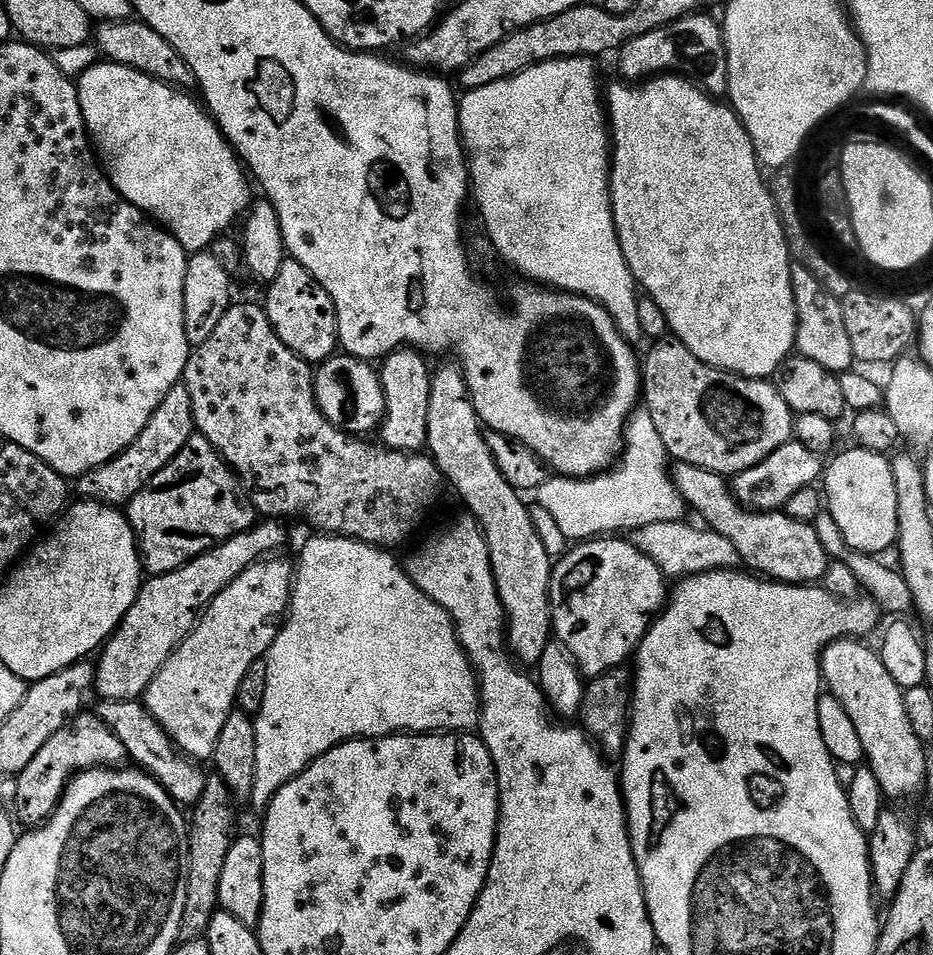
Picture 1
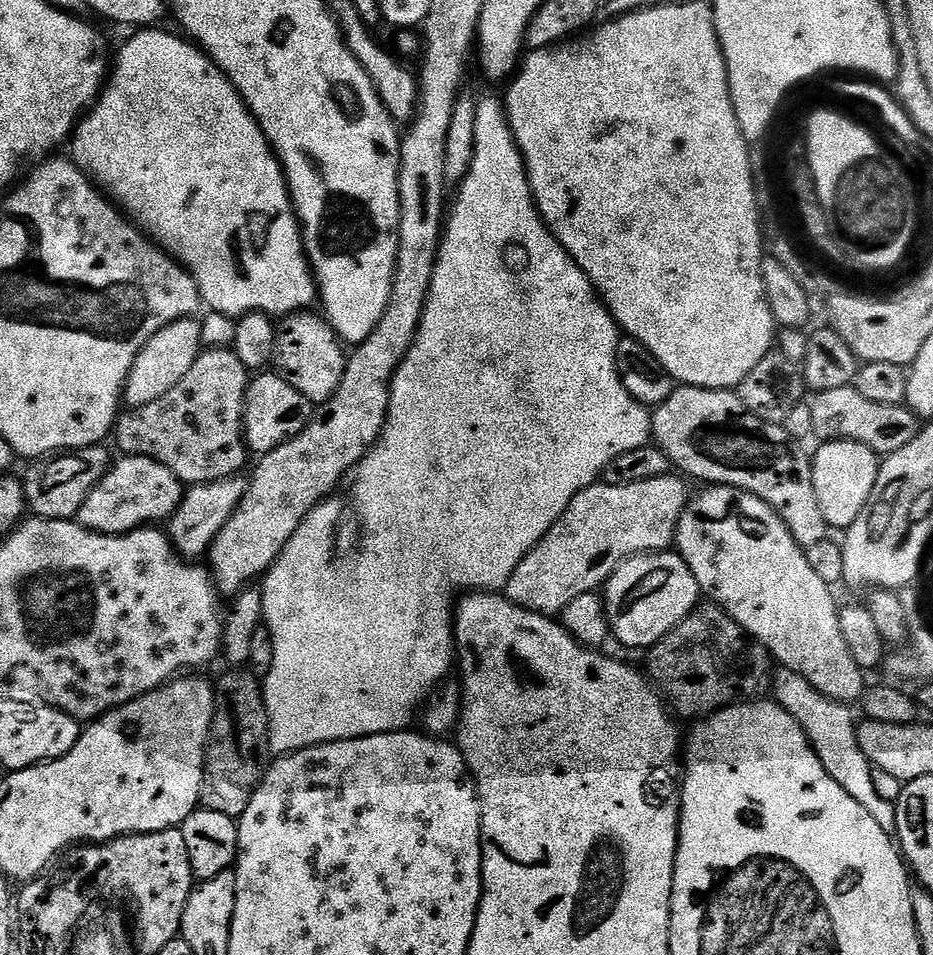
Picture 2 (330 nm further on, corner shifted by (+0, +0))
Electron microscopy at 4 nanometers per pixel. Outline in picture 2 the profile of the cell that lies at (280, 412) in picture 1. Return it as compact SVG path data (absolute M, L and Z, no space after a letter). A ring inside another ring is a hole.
M209 347L190 366L174 390L150 406L133 408L117 419L114 441L121 453L154 458L185 486L209 484L241 475L250 449L244 442L244 399L250 370L231 347Z

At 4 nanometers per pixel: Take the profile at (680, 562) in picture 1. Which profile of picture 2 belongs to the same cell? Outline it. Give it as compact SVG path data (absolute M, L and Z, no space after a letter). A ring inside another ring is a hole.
M777 667L774 672L774 700L800 723L818 762L826 766L826 774L830 774L830 778L834 778L834 782L838 782L858 806L864 807L882 830L895 833L896 805L882 798L874 787L872 764L866 754L862 754L862 746L858 746L858 720L852 717L853 709L810 686L802 674L794 674L794 670L782 667Z

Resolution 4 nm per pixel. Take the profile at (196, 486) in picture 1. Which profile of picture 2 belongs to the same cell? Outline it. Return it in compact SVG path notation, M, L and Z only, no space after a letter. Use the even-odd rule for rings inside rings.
M127 454L119 458L121 460L109 467L98 486L90 490L86 502L82 502L78 523L92 532L121 536L171 520L186 491L180 479L169 468L162 466L162 462L154 462L154 458Z

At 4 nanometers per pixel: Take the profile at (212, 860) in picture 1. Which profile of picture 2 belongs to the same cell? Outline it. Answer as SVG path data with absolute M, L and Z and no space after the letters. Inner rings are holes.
M228 670L216 689L216 717L212 719L212 733L204 754L204 785L200 803L218 814L239 818L250 806L250 798L268 773L273 759L272 745L268 742L268 707L264 701L261 677L252 670Z

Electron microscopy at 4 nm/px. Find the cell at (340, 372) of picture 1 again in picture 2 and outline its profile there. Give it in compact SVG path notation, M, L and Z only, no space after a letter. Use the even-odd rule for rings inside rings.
M272 370L261 371L251 377L244 399L244 442L253 453L269 452L302 434L313 415L313 404L298 394L283 376Z

